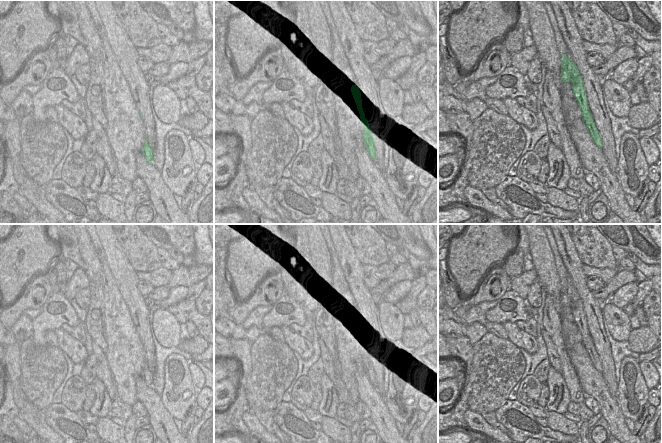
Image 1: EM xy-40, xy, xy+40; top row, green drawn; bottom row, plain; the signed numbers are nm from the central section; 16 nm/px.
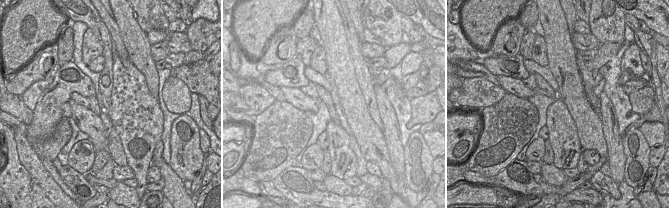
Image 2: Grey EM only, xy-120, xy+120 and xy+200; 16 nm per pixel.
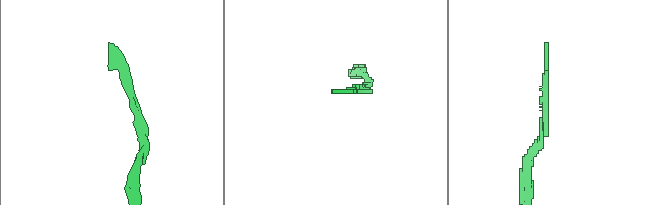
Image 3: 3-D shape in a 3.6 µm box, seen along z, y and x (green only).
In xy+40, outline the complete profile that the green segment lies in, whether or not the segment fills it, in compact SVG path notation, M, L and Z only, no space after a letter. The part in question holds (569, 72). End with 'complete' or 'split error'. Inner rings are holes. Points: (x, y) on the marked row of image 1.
M543 0L544 7L547 11L550 23L554 30L556 46L561 54L561 83L570 82L574 97L582 111L582 120L586 125L593 142L600 149L602 148L602 139L595 126L595 122L588 106L586 91L583 84L582 76L575 63L571 59L571 54L564 42L561 31L549 0Z; split error

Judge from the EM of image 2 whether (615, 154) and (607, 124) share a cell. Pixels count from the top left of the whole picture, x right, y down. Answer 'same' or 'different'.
same

